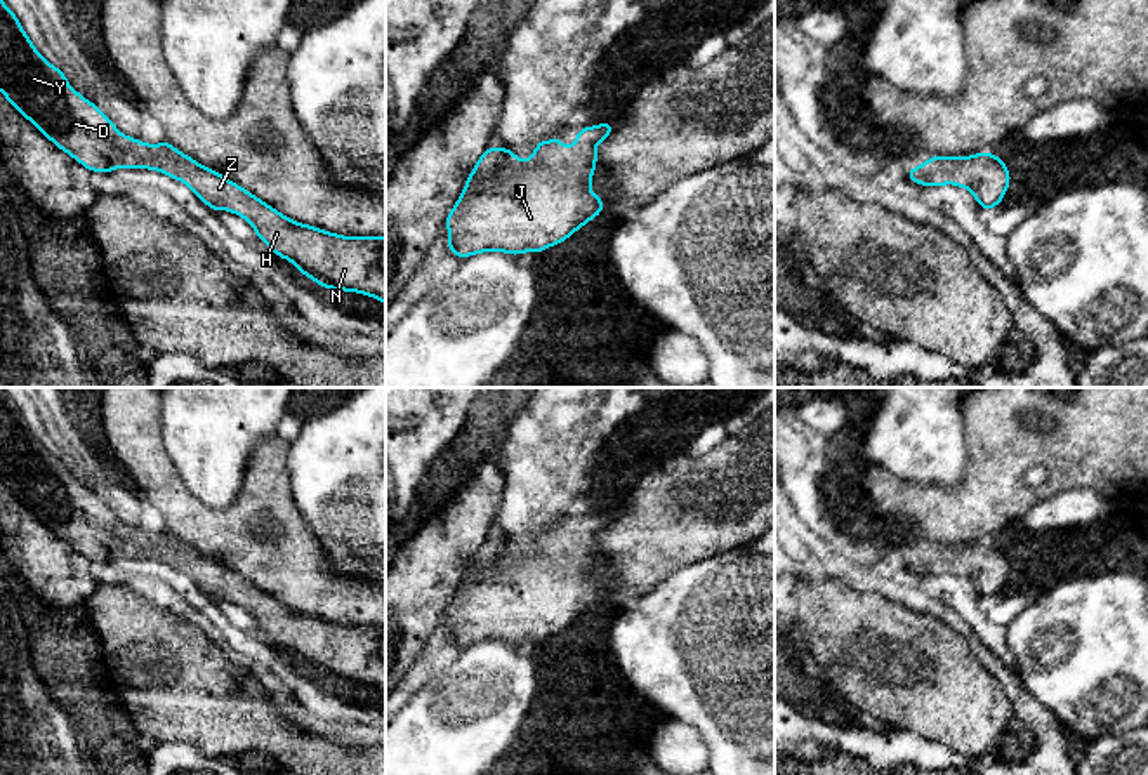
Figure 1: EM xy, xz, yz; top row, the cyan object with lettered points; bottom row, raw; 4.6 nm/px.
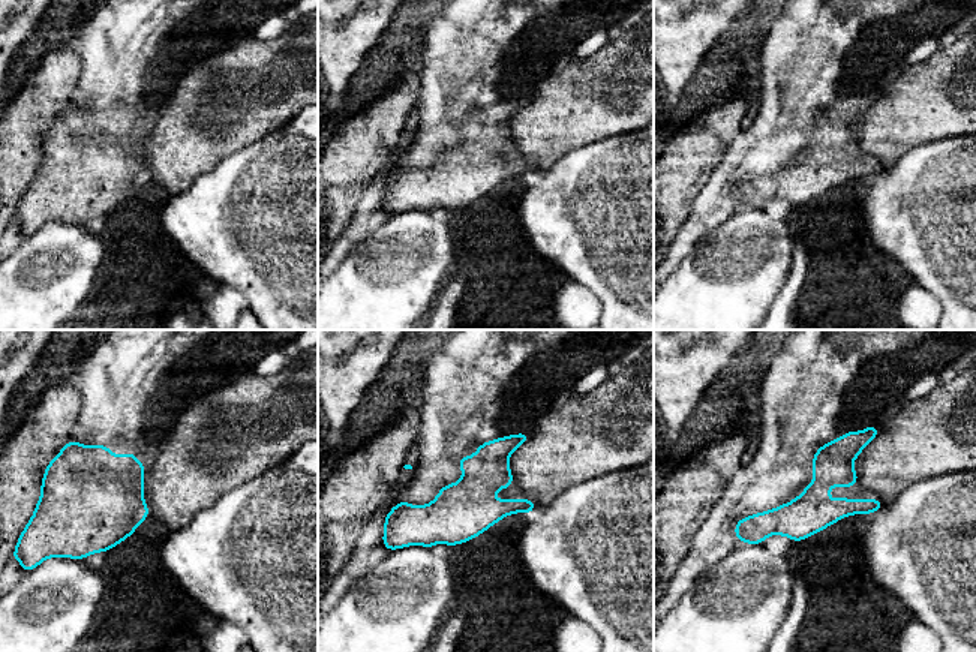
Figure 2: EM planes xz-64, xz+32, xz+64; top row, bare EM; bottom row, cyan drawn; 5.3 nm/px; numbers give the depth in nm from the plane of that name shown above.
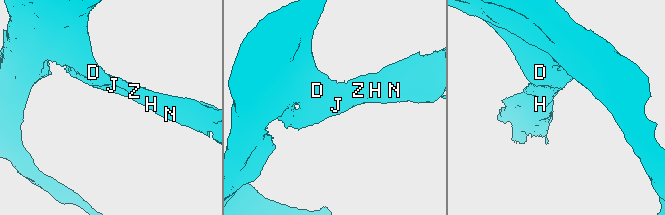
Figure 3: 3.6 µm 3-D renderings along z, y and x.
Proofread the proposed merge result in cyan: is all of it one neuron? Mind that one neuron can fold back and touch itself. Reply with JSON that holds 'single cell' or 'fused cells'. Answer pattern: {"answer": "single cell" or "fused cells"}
{"answer": "single cell"}

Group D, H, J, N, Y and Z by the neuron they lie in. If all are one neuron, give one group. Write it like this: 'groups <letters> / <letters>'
groups D H J N Y Z

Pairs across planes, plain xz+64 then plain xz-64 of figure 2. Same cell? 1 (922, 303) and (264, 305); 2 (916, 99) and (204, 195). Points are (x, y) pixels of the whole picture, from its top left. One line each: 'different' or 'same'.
1: different
2: different

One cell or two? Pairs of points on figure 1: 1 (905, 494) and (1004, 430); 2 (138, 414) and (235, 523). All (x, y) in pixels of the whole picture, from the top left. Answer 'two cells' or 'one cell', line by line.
1: one cell
2: one cell

